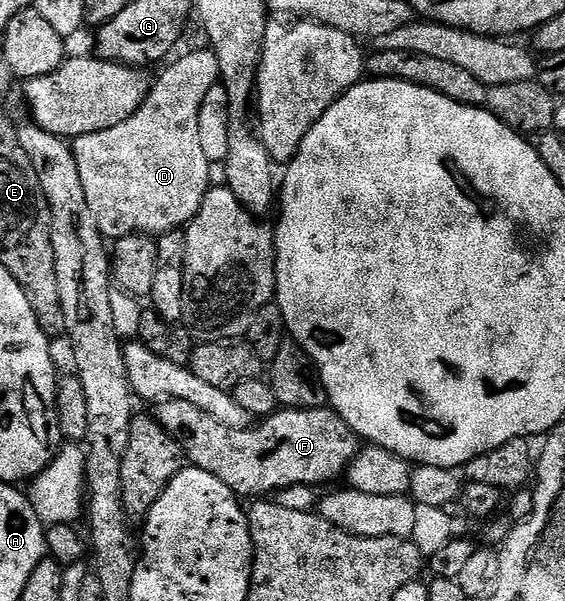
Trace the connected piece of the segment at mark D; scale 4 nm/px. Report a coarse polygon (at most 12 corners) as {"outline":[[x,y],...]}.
{"outline":[[184,53],[130,119],[71,142],[105,239],[180,231],[213,166],[220,80]]}

